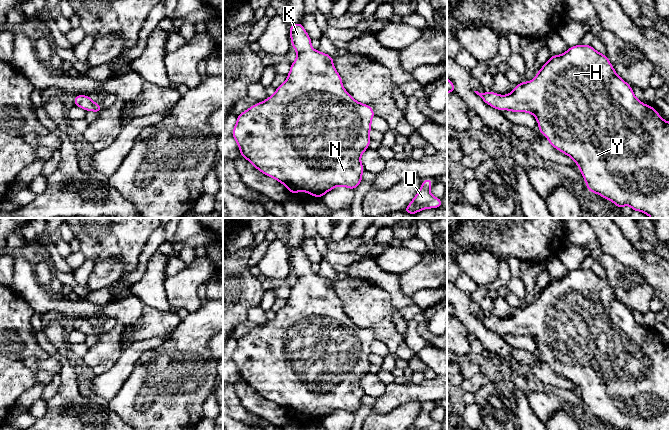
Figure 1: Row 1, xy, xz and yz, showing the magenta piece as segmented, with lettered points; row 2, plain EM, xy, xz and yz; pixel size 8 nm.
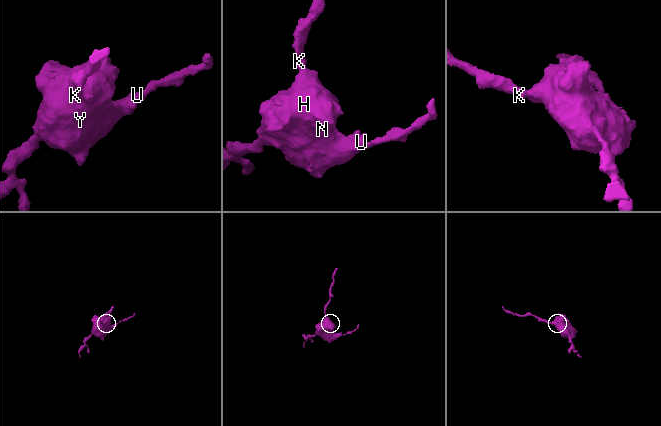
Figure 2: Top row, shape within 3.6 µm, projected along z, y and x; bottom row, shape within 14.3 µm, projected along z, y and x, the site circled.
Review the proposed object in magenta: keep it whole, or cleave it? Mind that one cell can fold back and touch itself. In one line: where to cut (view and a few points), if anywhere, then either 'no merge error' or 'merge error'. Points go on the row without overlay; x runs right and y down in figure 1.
no cut; no merge error

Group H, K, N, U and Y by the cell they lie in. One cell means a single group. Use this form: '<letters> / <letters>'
H K N U Y

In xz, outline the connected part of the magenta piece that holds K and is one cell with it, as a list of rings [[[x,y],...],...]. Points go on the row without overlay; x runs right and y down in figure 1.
[[[302,247],[289,249],[289,253],[297,282],[290,289],[286,305],[276,312],[273,320],[237,340],[232,360],[242,381],[266,400],[282,407],[291,418],[308,416],[312,421],[321,422],[337,410],[354,414],[362,406],[362,397],[365,395],[361,379],[371,366],[369,356],[372,354],[374,334],[369,329],[355,325],[344,313],[342,302],[333,289],[333,281],[312,272],[312,263]]]

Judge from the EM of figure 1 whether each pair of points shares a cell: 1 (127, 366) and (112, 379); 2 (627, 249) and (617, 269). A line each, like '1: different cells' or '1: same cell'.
1: same cell
2: different cells

